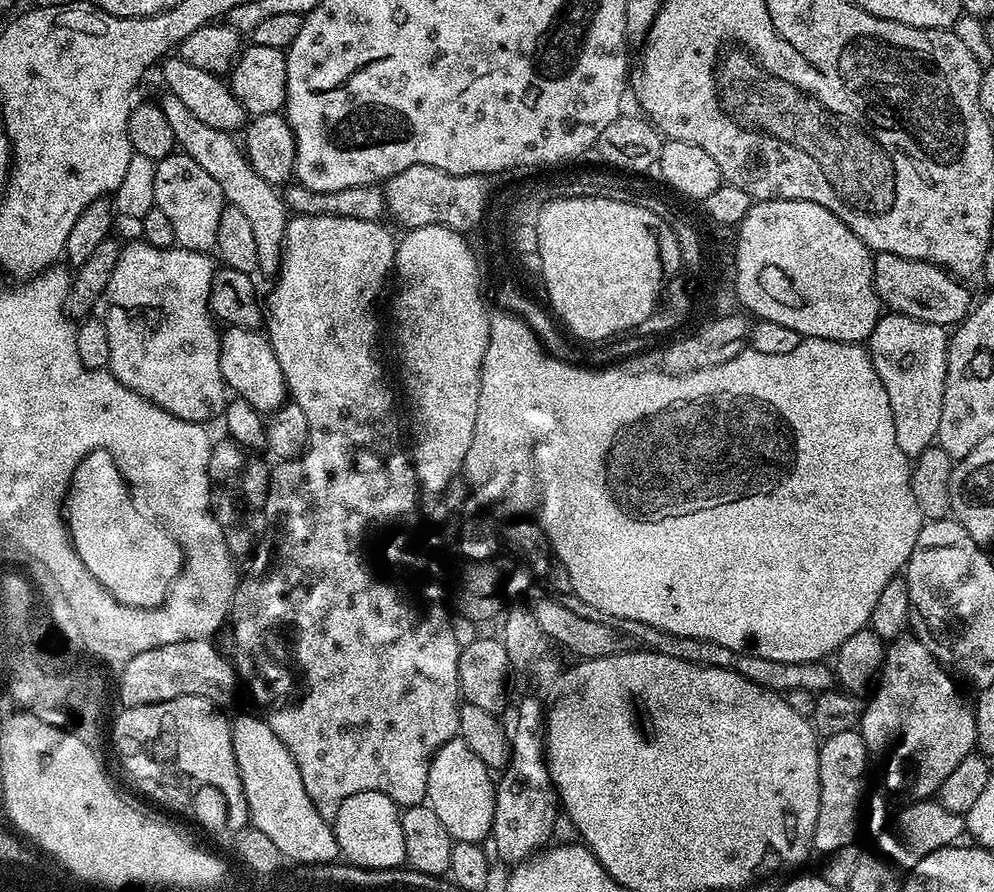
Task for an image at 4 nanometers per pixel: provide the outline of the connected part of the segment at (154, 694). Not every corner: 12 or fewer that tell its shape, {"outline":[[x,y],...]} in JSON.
{"outline":[[211,639],[170,642],[119,669],[121,705],[197,696],[224,706],[238,673]]}

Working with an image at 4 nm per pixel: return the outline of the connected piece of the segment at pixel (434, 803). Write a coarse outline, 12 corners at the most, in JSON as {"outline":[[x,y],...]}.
{"outline":[[464,740],[434,754],[427,804],[453,841],[491,837],[494,776]]}

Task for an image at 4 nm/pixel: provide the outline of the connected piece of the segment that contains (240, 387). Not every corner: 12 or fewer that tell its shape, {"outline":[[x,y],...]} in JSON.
{"outline":[[225,327],[221,378],[260,413],[286,402],[263,331]]}

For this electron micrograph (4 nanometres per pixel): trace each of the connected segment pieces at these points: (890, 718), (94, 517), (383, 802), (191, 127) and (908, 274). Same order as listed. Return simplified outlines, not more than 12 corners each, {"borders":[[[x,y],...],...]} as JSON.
{"borders":[[[917,636],[885,647],[858,731],[886,791],[935,797],[976,713]],[[86,454],[66,523],[86,570],[157,608],[184,566],[114,458]],[[350,794],[334,821],[340,856],[371,869],[406,861],[401,809]],[[158,100],[179,151],[250,221],[257,269],[275,277],[290,219],[285,197],[233,133]],[[898,254],[872,258],[881,305],[955,326],[974,296],[944,268]]]}

